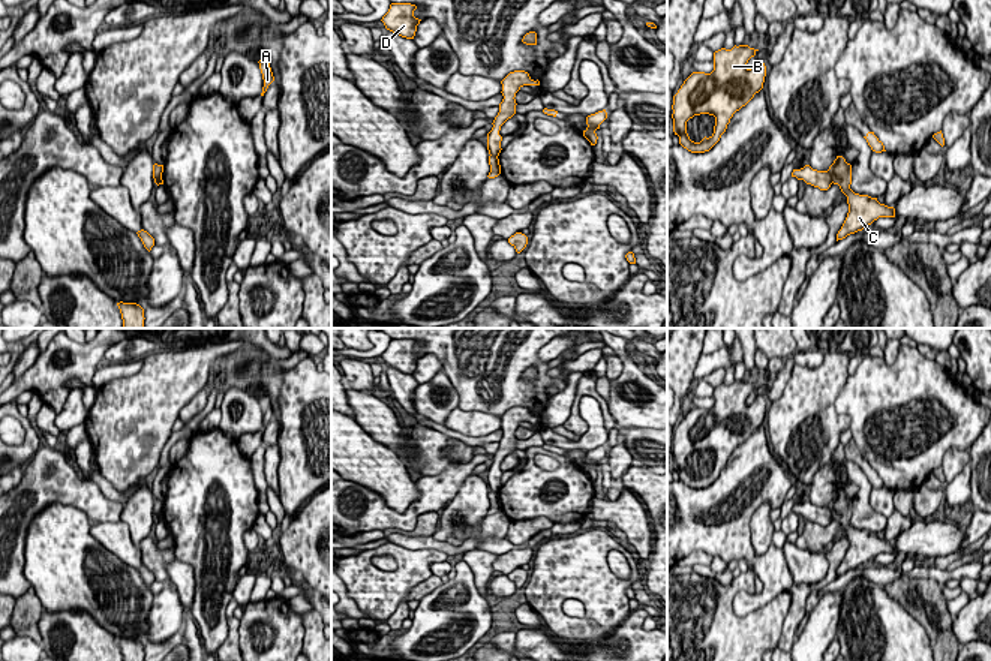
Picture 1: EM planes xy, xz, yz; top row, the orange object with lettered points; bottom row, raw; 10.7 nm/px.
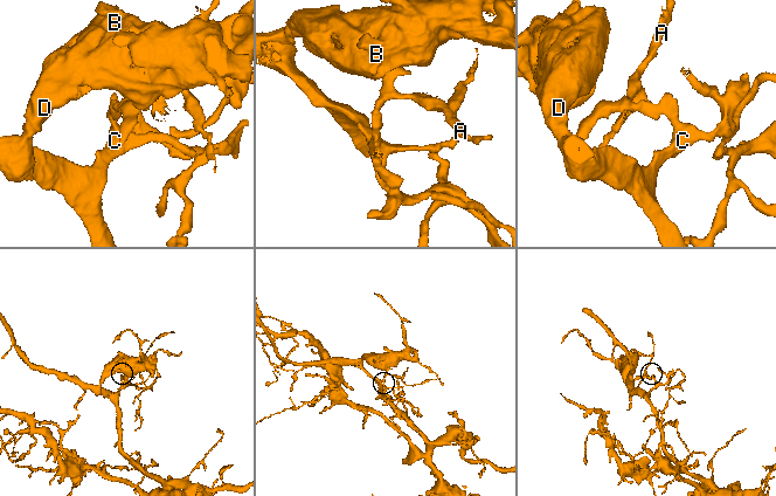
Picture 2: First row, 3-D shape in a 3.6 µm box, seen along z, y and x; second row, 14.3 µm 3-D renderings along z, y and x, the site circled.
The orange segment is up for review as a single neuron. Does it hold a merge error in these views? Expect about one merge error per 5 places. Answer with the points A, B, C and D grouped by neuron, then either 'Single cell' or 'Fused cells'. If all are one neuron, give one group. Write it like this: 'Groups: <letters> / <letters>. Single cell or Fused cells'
Groups: A / B C D. Fused cells

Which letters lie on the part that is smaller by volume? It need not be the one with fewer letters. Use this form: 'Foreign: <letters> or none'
Foreign: A

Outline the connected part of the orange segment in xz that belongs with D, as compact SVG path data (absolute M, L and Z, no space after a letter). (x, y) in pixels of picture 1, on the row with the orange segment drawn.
M391 3L381 21L387 30L402 37L414 39L417 25L421 21L414 16L415 9L417 6L411 3Z

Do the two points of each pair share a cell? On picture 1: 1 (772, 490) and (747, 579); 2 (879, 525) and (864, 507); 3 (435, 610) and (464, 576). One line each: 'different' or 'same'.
1: different
2: same
3: same

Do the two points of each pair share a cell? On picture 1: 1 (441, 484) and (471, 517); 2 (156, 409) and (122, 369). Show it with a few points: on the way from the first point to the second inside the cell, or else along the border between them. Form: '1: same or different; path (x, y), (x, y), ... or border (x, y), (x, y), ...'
1: different; border (471, 472), (459, 490), (438, 511)
2: different; border (144, 360), (134, 373), (113, 378), (99, 388)

